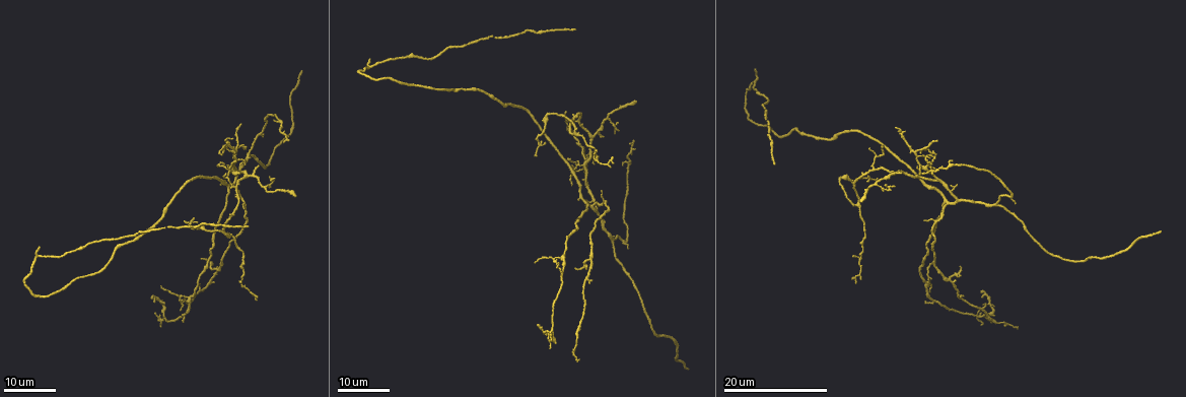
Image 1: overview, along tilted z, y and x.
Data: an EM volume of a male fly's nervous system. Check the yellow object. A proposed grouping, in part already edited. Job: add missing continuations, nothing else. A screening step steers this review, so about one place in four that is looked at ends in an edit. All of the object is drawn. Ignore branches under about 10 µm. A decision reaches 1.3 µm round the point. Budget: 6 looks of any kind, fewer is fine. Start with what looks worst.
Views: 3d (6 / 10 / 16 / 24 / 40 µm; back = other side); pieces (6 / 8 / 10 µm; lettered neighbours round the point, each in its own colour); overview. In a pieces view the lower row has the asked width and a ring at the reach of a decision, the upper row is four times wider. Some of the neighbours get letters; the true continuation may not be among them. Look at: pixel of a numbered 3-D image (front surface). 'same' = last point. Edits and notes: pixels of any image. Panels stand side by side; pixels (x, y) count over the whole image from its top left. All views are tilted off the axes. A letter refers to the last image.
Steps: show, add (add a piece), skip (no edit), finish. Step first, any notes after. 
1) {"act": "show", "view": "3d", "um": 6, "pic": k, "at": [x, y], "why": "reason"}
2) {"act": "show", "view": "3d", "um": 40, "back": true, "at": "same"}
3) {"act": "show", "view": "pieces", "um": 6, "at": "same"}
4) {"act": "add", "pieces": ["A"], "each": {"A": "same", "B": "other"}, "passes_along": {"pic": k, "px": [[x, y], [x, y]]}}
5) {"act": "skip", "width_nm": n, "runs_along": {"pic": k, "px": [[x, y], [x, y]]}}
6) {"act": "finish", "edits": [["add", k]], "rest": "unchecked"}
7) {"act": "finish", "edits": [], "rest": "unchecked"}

{"act": "show", "view": "3d", "um": 16, "pic": 1, "at": [301, 72], "why": "thin end"}

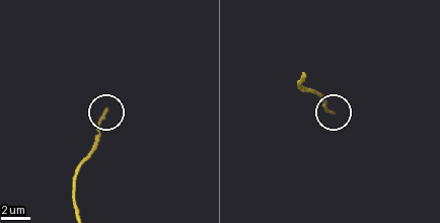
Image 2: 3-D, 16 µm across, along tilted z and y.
{"act": "show", "view": "pieces", "um": 10, "pic": 2, "at": [103, 110], "why": "see the neighbours"}

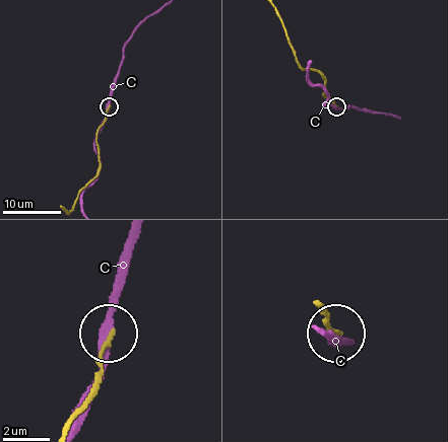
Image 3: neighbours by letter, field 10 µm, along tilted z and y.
{"act": "skip", "each": {"C": "other"}, "runs_along": {"pic": 3, "px": [[67, 430], [98, 375], [106, 334]]}, "found": "none of them fits"}

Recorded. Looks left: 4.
{"act": "show", "view": "3d", "um": 24, "pic": 1, "at": [574, 27], "why": "free end"}

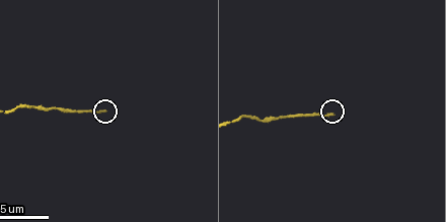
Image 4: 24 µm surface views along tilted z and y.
{"act": "show", "view": "pieces", "um": 10, "pic": 4, "at": [104, 109]}

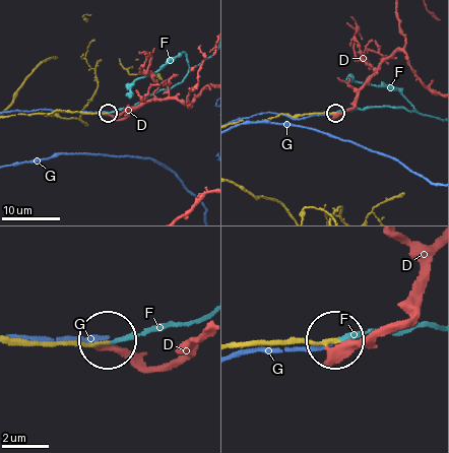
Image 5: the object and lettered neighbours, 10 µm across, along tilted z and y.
{"act": "add", "pieces": ["F"], "width_nm": 160, "each": {"D": "other", "F": "same", "G": "other"}, "passes_along": {"pic": 5, "px": [[321, 113], [389, 106], [418, 113]]}, "found": "the cell continues"}

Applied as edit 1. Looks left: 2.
{"act": "show", "view": "3d", "um": 16, "pic": 1, "at": [370, 59], "why": "an open end"}

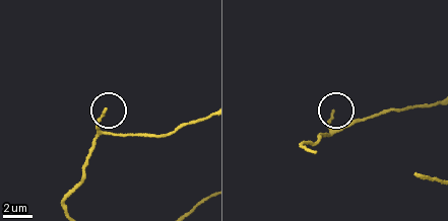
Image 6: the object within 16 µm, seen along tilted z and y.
{"act": "show", "view": "pieces", "um": 6, "pic": 6, "at": [106, 109], "why": "see the neighbours"}

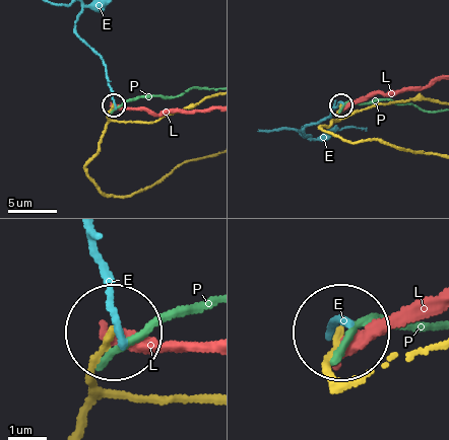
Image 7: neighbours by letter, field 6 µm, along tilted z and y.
{"act": "skip", "each": {"E": "other", "L": "other", "P": "other"}, "runs_along": {"pic": 7, "px": [[151, 185], [113, 198], [88, 173], [86, 166], [113, 104]]}, "found": "no lettered piece goes on from it"}

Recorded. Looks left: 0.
{"act": "finish", "edits": [["add", 5]], "rest": "unchecked"}

